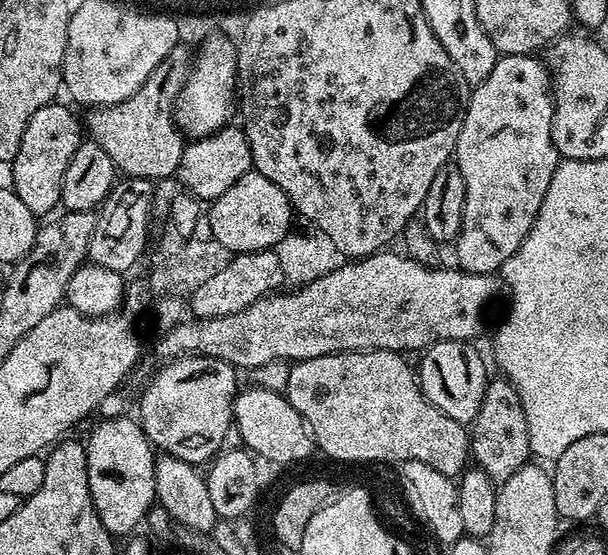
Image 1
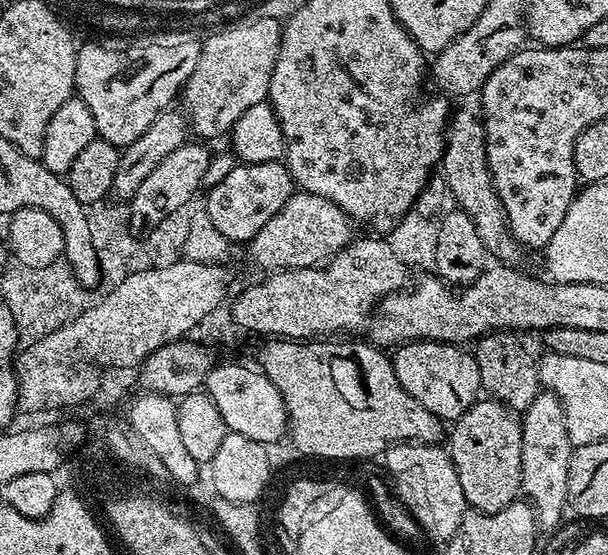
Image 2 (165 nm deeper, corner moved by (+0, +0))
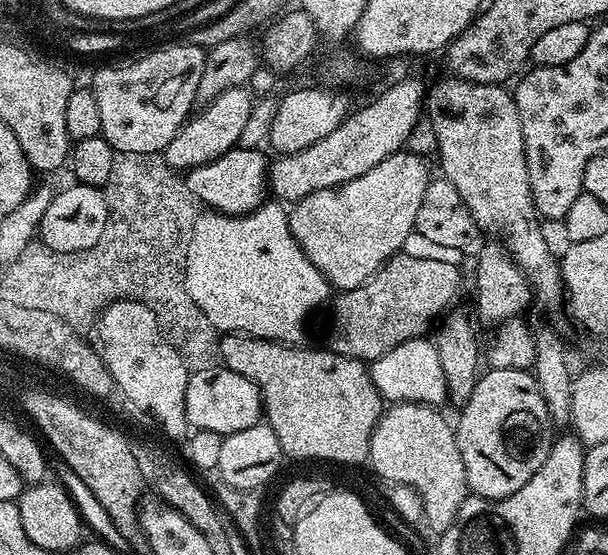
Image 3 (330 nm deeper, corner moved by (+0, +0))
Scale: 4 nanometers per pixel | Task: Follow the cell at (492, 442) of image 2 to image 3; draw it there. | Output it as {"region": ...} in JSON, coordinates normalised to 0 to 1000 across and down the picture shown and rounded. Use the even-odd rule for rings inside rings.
{"region":[[[803,663],[785,683],[780,710],[755,737],[757,759],[748,759],[750,802],[760,818],[760,840],[766,847],[770,877],[785,894],[798,894],[803,901],[824,901],[845,883],[859,883],[872,861],[898,832],[908,809],[911,791],[911,762],[901,742],[898,717],[887,701],[887,688],[873,668],[819,667]]]}

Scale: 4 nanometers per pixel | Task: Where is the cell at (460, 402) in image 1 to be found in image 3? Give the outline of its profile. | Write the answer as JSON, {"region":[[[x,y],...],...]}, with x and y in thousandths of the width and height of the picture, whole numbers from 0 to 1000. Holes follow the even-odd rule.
{"region":[[[709,611],[669,613],[655,623],[648,623],[648,631],[635,631],[635,638],[628,638],[628,645],[610,650],[609,668],[615,695],[622,703],[627,721],[633,724],[724,732],[724,726],[729,730],[735,723],[734,674],[727,674],[727,650],[720,647],[720,631]]]}

